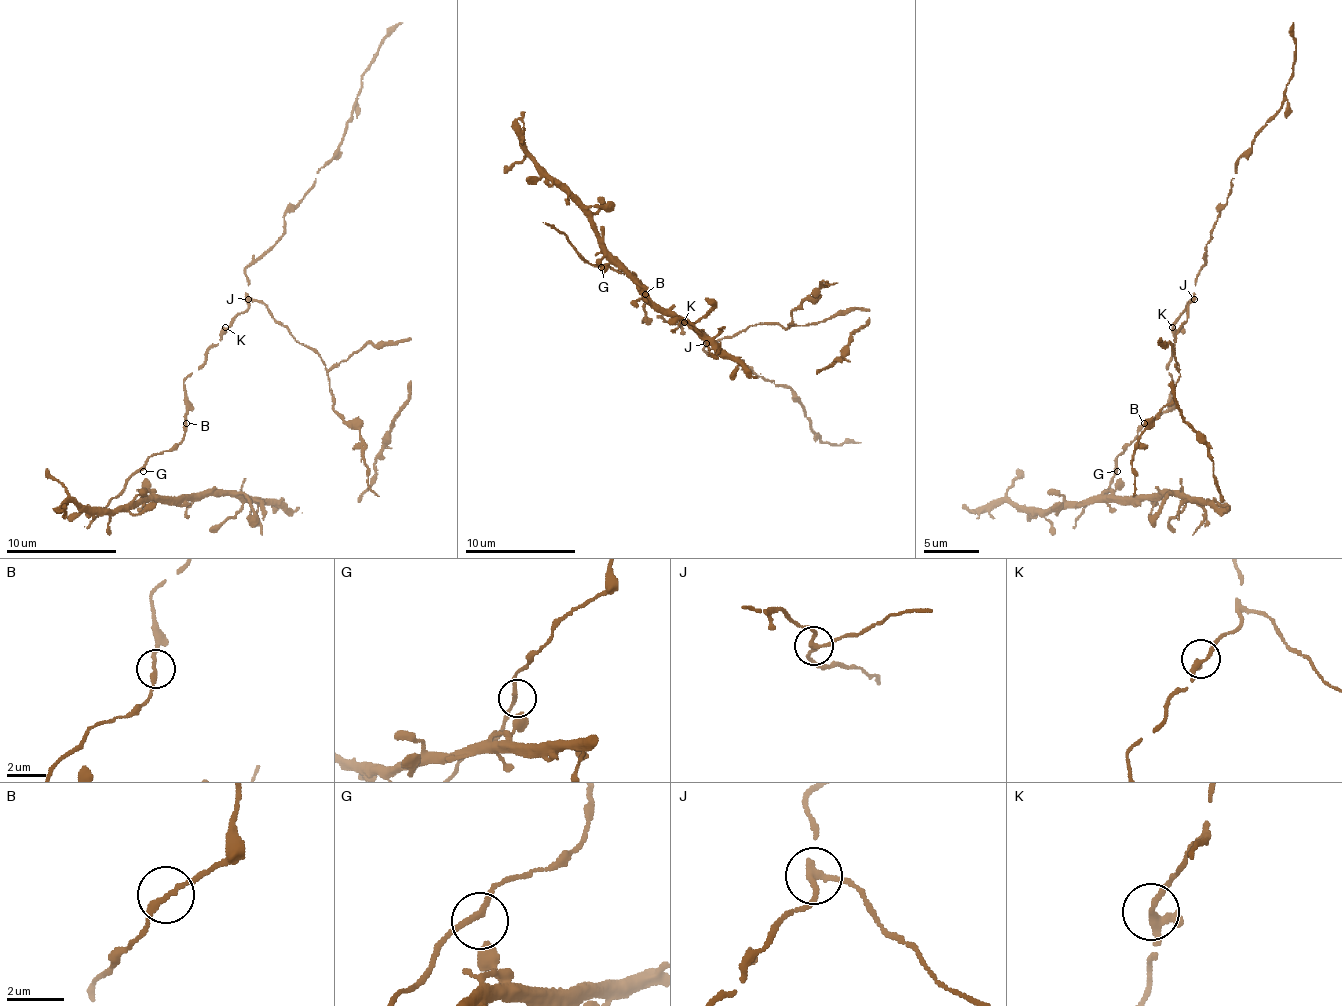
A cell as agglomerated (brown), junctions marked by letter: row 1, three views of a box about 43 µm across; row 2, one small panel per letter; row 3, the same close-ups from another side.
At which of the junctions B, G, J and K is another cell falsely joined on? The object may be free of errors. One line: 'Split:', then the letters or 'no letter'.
Split: J

